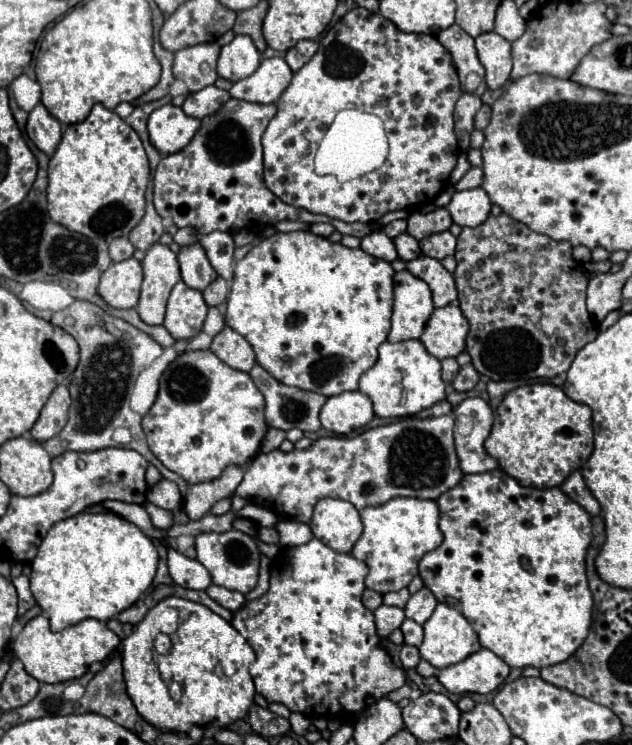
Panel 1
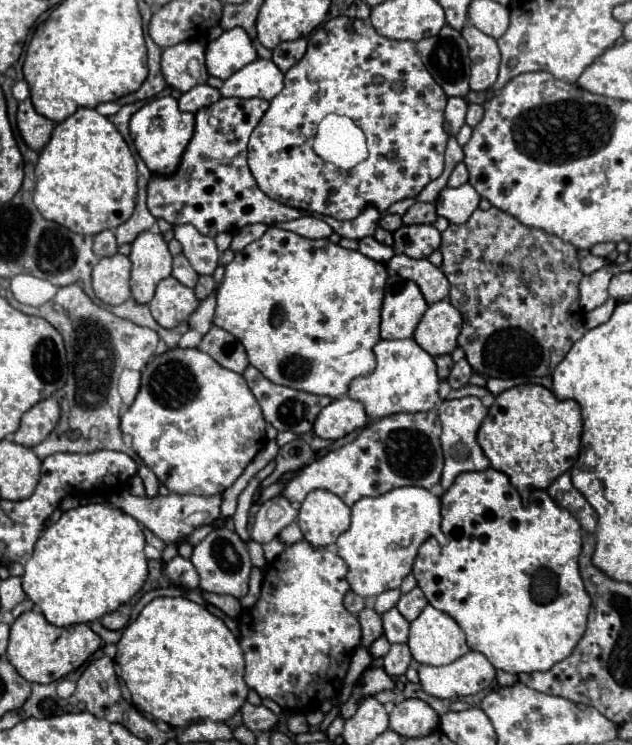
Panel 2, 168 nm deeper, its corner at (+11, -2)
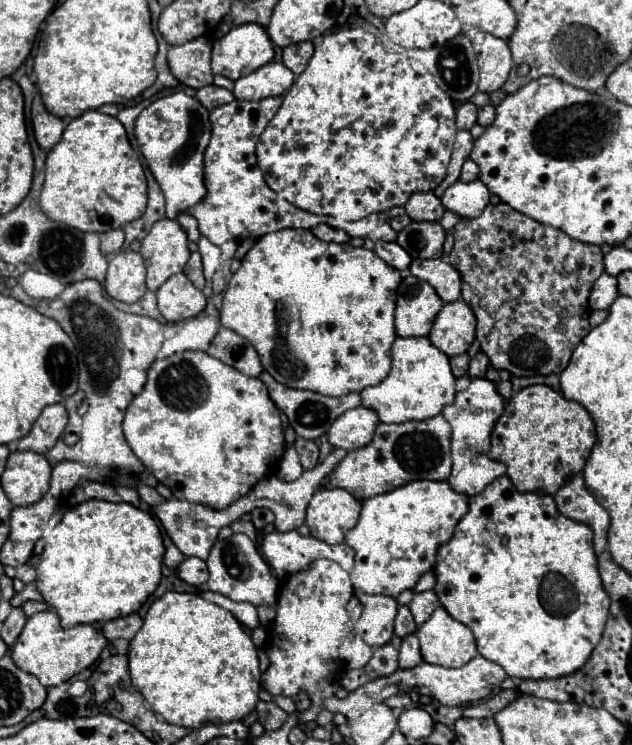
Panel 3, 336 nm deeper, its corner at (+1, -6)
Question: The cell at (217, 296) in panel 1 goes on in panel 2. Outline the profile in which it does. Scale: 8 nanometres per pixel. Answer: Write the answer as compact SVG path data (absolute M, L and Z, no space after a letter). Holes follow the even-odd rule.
M199 276L199 282L197 282L197 286L195 286L195 296L197 296L199 300L203 300L203 298L207 298L213 290L215 290L215 280L213 280L213 276Z

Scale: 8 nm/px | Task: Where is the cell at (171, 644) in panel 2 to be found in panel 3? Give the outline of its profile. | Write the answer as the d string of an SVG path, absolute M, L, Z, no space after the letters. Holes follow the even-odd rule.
M167 592L149 606L141 630L129 646L129 672L133 684L163 720L187 728L201 728L205 722L231 722L247 716L259 700L259 658L251 636L235 616L221 606L203 600L199 594Z

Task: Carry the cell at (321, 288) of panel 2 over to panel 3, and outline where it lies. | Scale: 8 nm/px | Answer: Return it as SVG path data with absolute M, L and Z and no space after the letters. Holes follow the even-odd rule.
M285 228L255 240L223 292L219 318L221 326L253 344L263 368L277 382L325 396L345 396L379 384L391 370L391 344L397 338L393 314L399 282L399 270L387 266L373 250L323 242L311 230Z

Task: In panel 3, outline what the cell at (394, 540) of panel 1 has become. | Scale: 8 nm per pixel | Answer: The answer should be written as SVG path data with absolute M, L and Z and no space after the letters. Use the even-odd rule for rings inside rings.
M415 480L395 488L393 492L363 500L361 518L345 536L345 542L355 550L355 568L351 572L353 586L363 594L385 594L391 598L397 598L403 590L413 588L421 574L435 566L437 548L453 536L453 530L465 512L467 496L451 490L445 480Z

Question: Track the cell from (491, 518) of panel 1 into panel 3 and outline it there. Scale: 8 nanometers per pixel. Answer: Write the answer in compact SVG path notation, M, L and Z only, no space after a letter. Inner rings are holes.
M499 476L483 492L469 498L469 510L459 520L453 538L437 550L433 572L441 606L471 628L479 654L503 666L511 678L571 674L587 662L601 640L611 600L597 572L591 528L563 516L553 496L515 490L507 476Z

